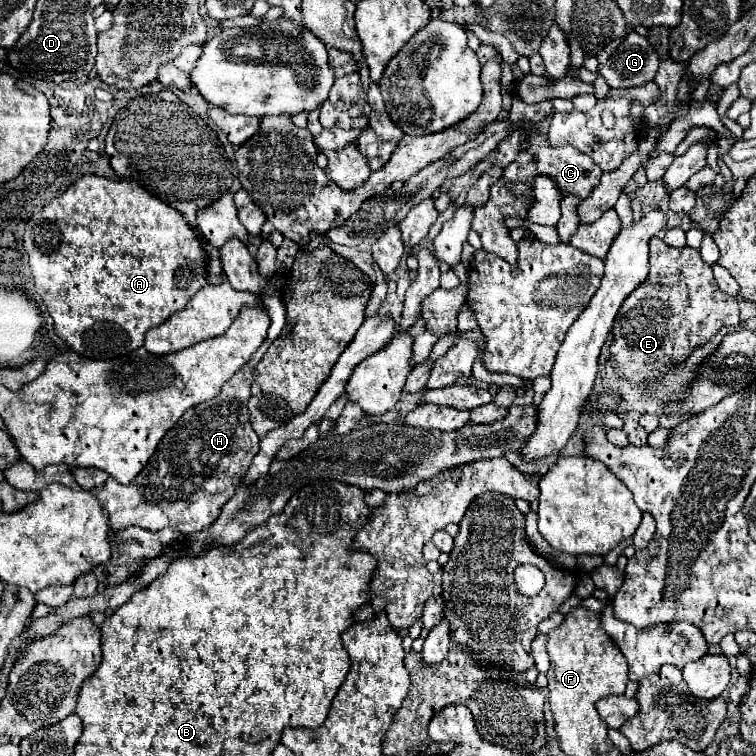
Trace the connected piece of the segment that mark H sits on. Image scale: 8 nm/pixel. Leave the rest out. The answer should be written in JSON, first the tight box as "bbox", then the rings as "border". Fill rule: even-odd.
{"bbox":[94,366,260,536],"border":[[[242,366],[216,398],[184,412],[176,426],[166,432],[144,470],[128,486],[110,478],[104,488],[94,490],[108,512],[112,530],[140,526],[158,532],[170,526],[190,536],[216,520],[224,500],[230,500],[258,452],[260,438],[250,426],[246,408],[252,380],[254,370]]]}

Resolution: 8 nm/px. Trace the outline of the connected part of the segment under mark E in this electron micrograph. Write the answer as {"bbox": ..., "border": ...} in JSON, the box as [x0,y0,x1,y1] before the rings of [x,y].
{"bbox":[610,238,738,384],"border":[[[652,238],[650,240],[650,276],[648,280],[644,280],[644,284],[640,284],[640,288],[636,288],[636,292],[632,292],[632,296],[628,296],[628,300],[624,300],[624,304],[620,306],[620,312],[614,320],[612,326],[612,334],[614,340],[610,344],[610,354],[612,354],[612,364],[618,370],[620,376],[626,376],[632,382],[642,384],[648,378],[656,378],[660,376],[660,372],[674,364],[674,362],[682,362],[696,346],[706,344],[722,326],[738,326],[738,300],[734,296],[724,294],[712,274],[712,266],[704,264],[704,260],[700,260],[700,252],[686,246],[686,248],[672,248],[666,246],[660,238]]]}

